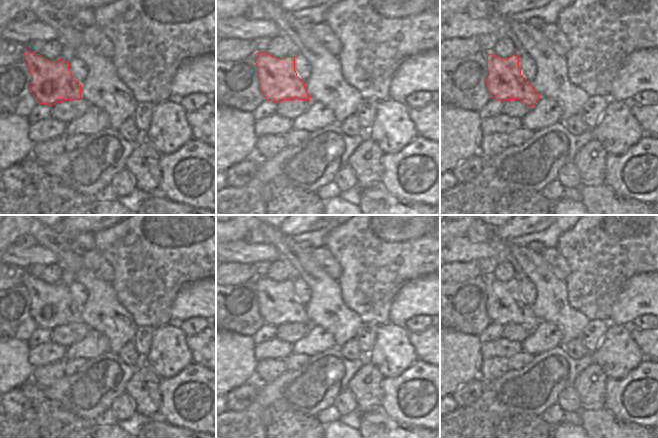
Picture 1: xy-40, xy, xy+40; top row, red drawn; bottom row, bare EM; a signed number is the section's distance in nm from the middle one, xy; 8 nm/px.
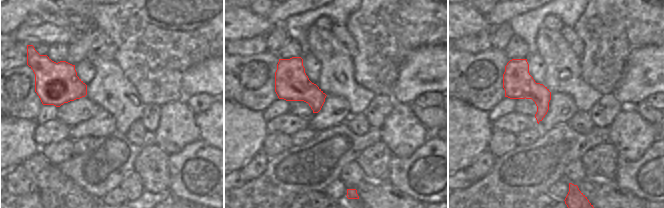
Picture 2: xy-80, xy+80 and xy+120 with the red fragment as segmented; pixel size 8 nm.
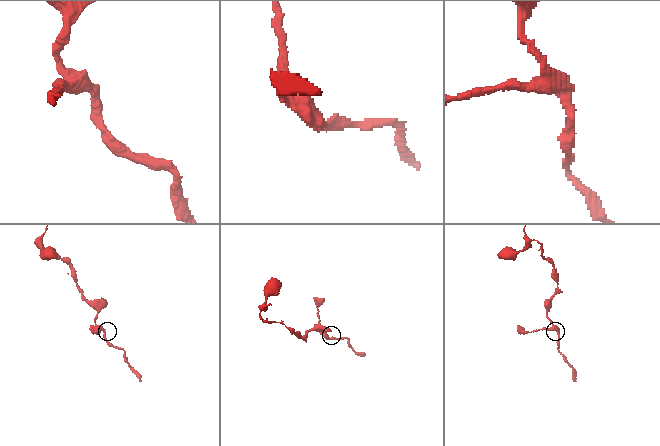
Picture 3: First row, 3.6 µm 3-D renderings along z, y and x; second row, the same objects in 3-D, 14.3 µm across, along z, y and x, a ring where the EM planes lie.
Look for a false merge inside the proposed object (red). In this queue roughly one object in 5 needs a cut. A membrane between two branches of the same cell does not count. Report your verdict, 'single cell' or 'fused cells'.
fused cells

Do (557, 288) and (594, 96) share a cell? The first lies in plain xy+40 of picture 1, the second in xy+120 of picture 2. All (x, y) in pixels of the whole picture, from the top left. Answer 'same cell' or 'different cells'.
same cell

